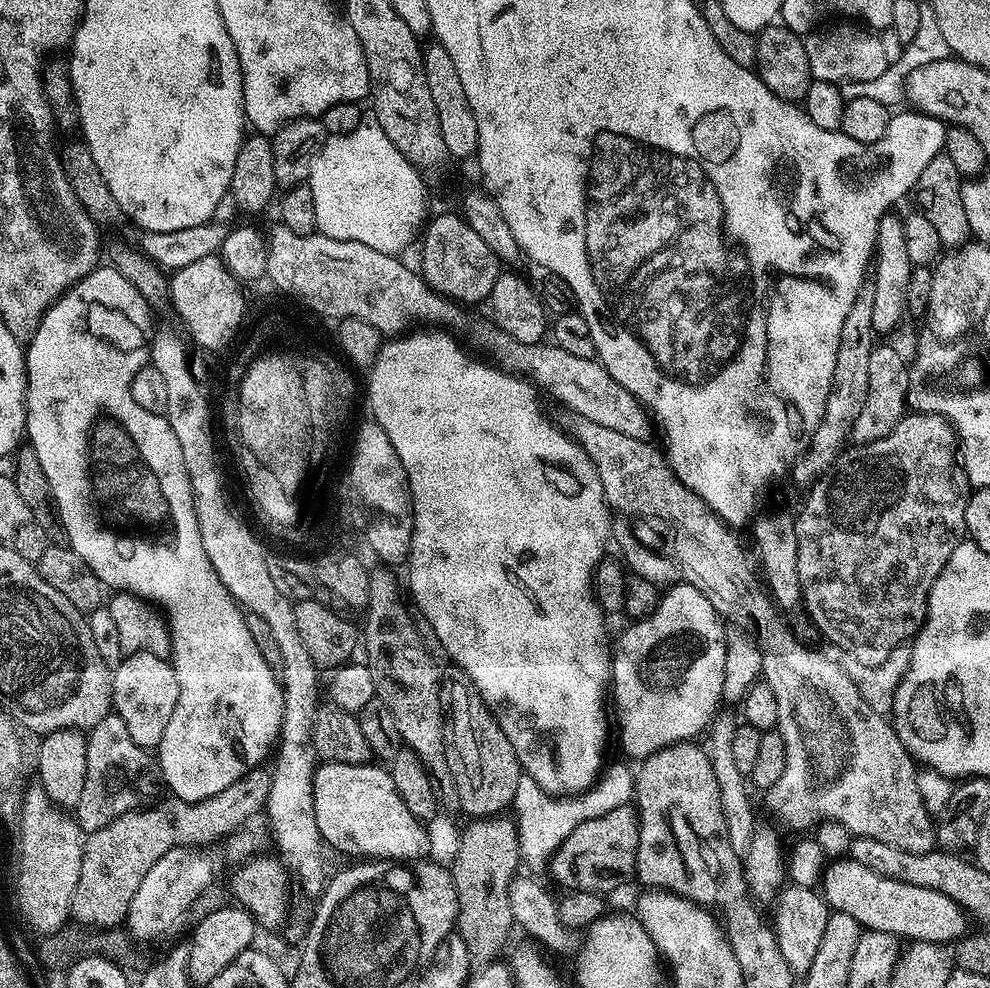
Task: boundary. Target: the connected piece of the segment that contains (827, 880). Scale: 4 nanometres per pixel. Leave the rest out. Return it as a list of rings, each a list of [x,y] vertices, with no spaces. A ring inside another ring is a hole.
[[[850,858],[833,859],[825,867],[822,895],[832,912],[850,914],[861,929],[885,932],[908,942],[925,940],[948,946],[965,935],[967,924],[970,924],[964,909],[938,890],[910,886],[910,882],[898,882],[894,878],[882,878],[882,874],[874,874],[874,870]]]

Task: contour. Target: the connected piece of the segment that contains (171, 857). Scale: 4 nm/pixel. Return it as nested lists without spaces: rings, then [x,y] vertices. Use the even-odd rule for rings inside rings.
[[[191,847],[170,850],[154,866],[150,874],[142,878],[134,902],[130,902],[126,928],[137,941],[156,940],[163,932],[168,932],[192,907],[196,899],[212,884],[212,866],[204,856],[195,856]]]

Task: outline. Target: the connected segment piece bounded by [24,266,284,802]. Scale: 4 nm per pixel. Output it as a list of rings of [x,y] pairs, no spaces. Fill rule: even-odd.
[[[98,266],[90,274],[86,274],[73,288],[68,289],[60,299],[55,300],[51,308],[40,319],[38,330],[26,344],[26,367],[28,369],[28,389],[26,390],[26,425],[27,443],[38,454],[38,462],[42,462],[42,470],[46,470],[46,478],[50,478],[52,499],[56,505],[67,543],[78,553],[80,560],[94,570],[101,584],[116,592],[130,592],[142,600],[151,602],[162,610],[166,617],[170,637],[170,663],[178,678],[178,706],[174,706],[174,715],[166,725],[166,734],[162,734],[162,742],[158,749],[158,772],[168,783],[173,797],[186,802],[198,802],[211,796],[222,794],[226,786],[238,782],[248,773],[257,771],[264,759],[277,747],[280,739],[280,727],[284,718],[284,690],[277,673],[266,662],[266,658],[254,646],[254,638],[250,638],[248,621],[236,599],[226,590],[226,586],[218,578],[214,566],[202,544],[202,530],[198,528],[196,507],[192,497],[190,478],[186,474],[186,462],[182,462],[182,446],[178,446],[178,438],[174,430],[170,430],[168,417],[156,416],[150,410],[142,410],[138,402],[130,394],[130,382],[134,382],[134,374],[142,370],[150,360],[150,349],[154,337],[152,328],[153,309],[122,278],[122,274],[114,266]]]

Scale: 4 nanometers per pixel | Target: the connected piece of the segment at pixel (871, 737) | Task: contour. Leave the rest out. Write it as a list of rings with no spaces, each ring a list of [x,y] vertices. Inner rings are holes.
[[[573,415],[571,419],[572,439],[595,466],[609,507],[615,513],[617,511],[617,515],[628,519],[635,537],[647,548],[661,551],[680,565],[683,583],[693,584],[699,592],[706,594],[706,602],[710,602],[710,606],[714,606],[725,621],[732,622],[735,616],[741,616],[756,623],[754,632],[764,654],[762,680],[770,686],[770,690],[774,690],[774,698],[778,698],[778,731],[782,734],[782,742],[786,742],[786,768],[782,770],[782,778],[778,778],[778,782],[774,782],[774,786],[766,792],[769,810],[786,827],[800,832],[796,834],[807,833],[804,832],[807,828],[808,831],[815,829],[823,820],[829,820],[846,826],[853,837],[878,838],[878,842],[886,842],[890,846],[898,846],[898,850],[914,854],[933,851],[937,847],[936,830],[933,817],[926,810],[918,790],[918,765],[898,738],[889,717],[875,713],[866,704],[840,660],[831,660],[796,641],[780,617],[781,609],[762,587],[757,573],[756,576],[752,573],[748,556],[739,538],[732,533],[735,531],[676,477],[667,455],[661,449],[659,452],[655,443],[630,438],[630,434],[618,434],[618,430],[600,426],[585,416]],[[648,516],[660,516],[674,522],[674,525],[659,524]]]

